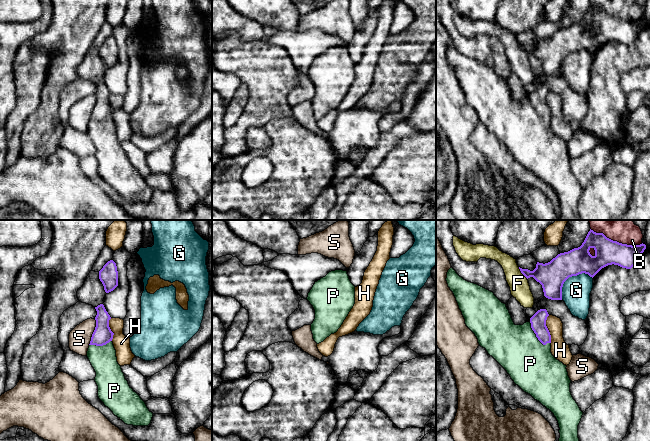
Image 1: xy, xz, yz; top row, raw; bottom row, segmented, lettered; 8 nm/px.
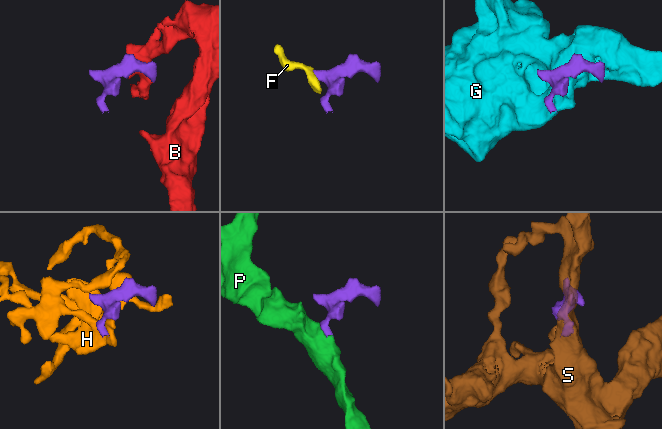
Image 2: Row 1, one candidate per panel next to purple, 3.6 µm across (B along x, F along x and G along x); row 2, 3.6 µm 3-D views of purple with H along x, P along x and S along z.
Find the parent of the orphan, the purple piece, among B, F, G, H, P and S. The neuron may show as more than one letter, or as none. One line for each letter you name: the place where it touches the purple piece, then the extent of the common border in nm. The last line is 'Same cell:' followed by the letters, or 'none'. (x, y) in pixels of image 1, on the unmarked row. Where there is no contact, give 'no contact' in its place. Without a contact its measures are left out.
P: meets purple in yz at (536, 112); contact 260 nm long
Same cell: P

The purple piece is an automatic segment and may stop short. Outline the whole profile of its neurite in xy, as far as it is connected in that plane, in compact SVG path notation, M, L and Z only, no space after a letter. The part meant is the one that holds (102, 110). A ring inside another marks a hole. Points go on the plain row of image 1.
M103 80L95 83L96 103L92 110L87 133L96 148L95 158L98 173L115 192L127 201L148 202L153 189L145 178L133 167L117 138L109 103L110 91Z

